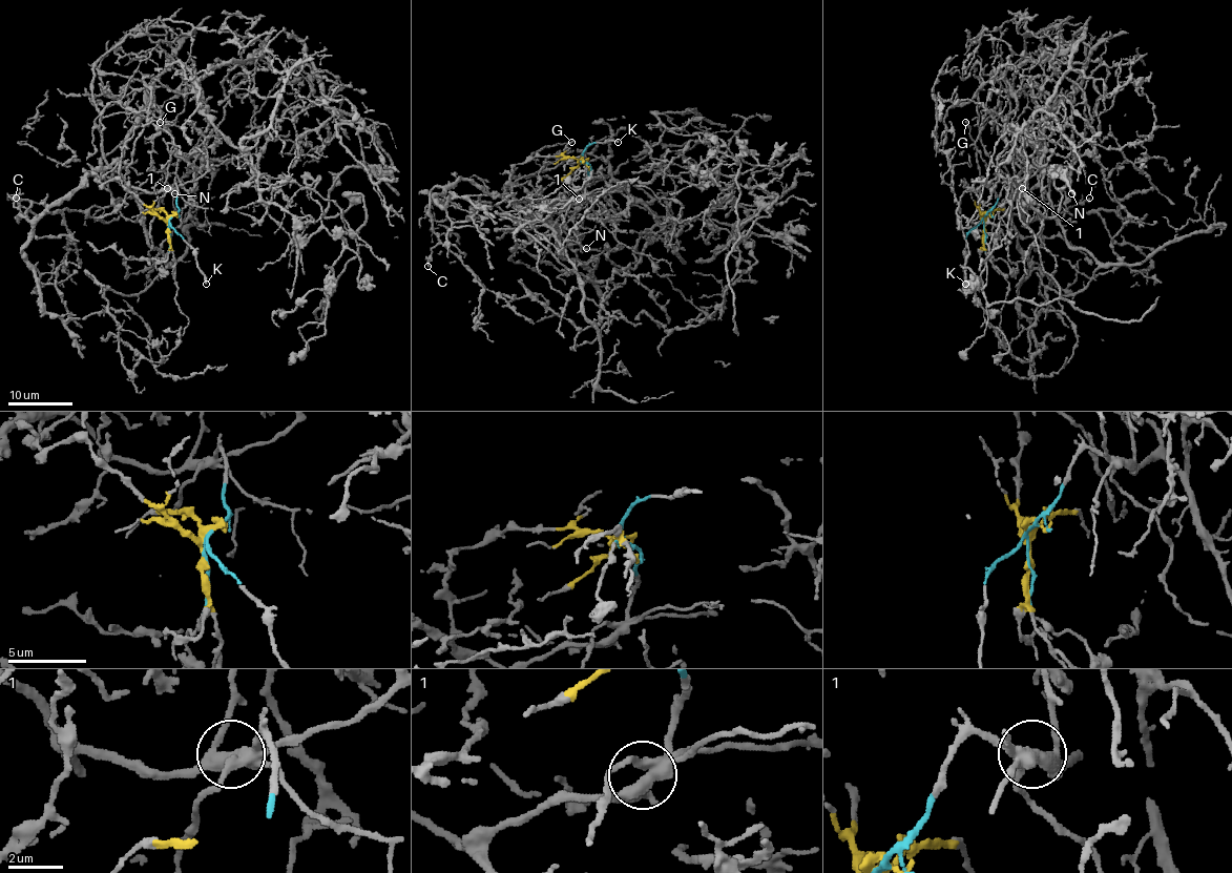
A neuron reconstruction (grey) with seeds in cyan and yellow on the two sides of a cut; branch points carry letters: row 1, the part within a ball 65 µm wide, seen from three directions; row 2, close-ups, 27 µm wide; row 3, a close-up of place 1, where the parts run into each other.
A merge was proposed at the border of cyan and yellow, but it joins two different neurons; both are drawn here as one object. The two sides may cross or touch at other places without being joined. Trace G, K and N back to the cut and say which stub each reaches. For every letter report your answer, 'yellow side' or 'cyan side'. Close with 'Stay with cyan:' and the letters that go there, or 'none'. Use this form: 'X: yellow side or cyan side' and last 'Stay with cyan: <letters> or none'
G: yellow side
K: cyan side
N: cyan side
Stay with cyan: K, N

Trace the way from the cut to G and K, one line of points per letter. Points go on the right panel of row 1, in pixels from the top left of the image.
G: (984, 221), (980, 207), (981, 183), (976, 147), (965, 123)
K: (984, 221), (966, 236), (965, 284)

